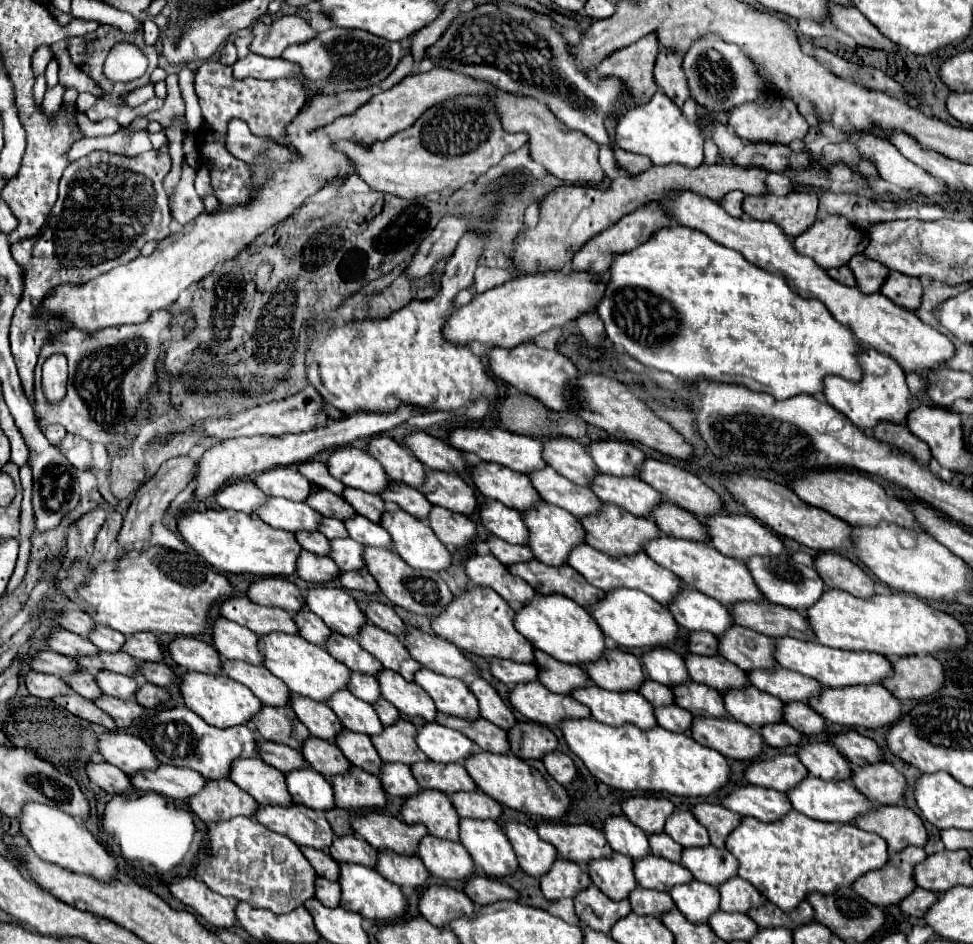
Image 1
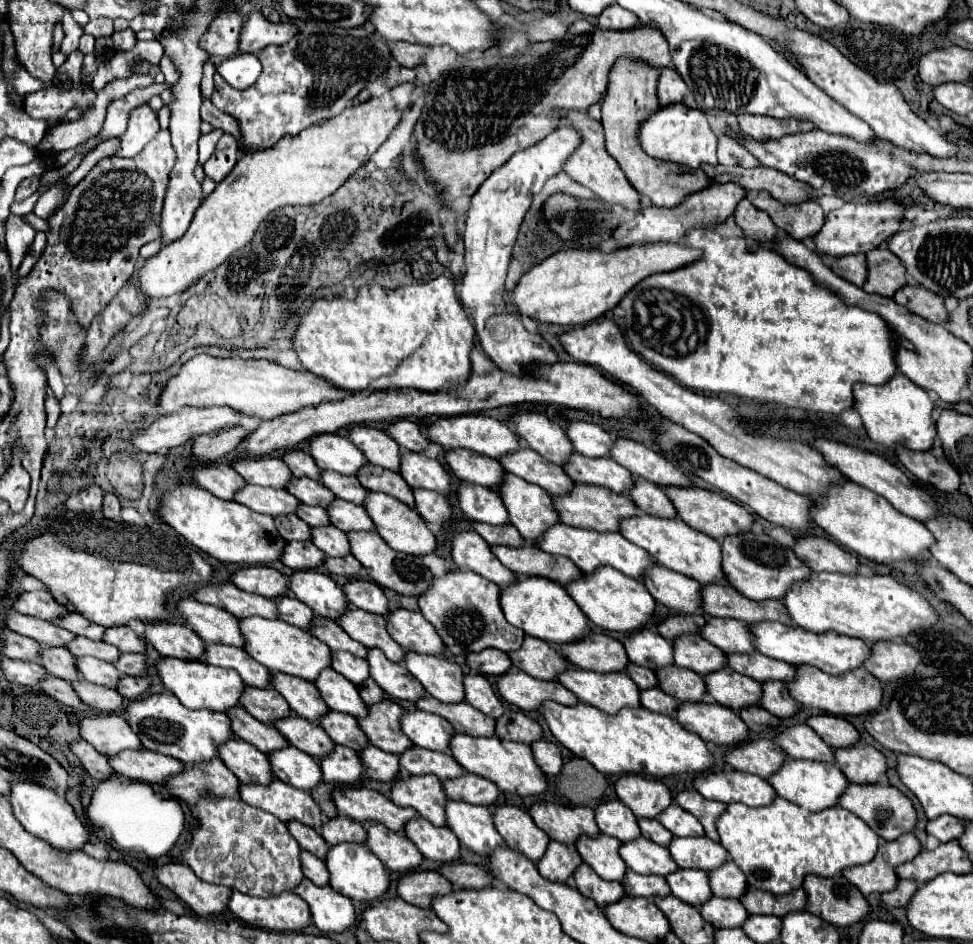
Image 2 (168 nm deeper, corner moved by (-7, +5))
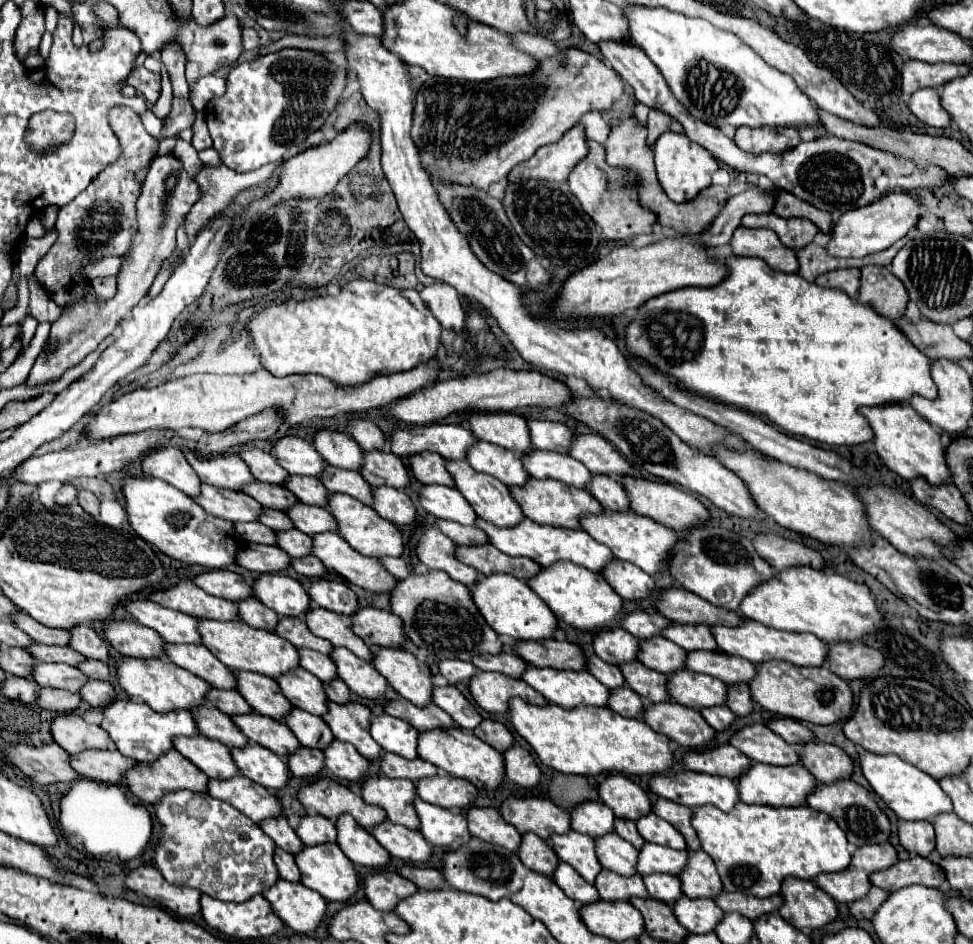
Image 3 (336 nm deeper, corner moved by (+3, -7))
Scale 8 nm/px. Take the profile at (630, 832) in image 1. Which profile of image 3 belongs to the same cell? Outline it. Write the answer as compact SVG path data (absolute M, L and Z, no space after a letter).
M587 801L571 811L571 829L599 839L615 829L615 815L605 803Z

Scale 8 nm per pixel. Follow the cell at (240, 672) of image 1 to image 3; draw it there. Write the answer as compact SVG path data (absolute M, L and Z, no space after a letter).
M165 645L165 657L217 689L237 689L233 671L203 645Z

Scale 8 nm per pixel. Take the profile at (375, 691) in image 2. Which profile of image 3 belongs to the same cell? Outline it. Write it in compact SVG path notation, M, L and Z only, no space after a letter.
M335 679L331 683L325 683L325 689L327 689L327 697L335 703L341 703L341 705L347 705L349 701L353 701L353 693L351 689L345 685L345 681L341 679Z

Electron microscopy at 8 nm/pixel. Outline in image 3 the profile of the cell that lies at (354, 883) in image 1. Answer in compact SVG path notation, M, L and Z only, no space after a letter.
M323 843L315 847L305 847L299 855L295 855L295 861L301 869L301 883L317 893L321 893L327 901L349 901L357 889L359 889L359 873L355 865L345 857L345 853L339 849L337 843Z

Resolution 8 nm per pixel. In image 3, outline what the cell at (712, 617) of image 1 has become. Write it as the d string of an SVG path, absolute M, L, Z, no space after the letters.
M613 559L613 563L603 571L603 577L607 577L609 585L613 585L613 589L627 601L639 601L657 591L653 577L625 561Z

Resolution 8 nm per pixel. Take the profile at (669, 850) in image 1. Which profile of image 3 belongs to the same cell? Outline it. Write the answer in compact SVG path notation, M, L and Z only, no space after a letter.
M615 819L615 833L621 835L625 841L629 841L631 845L635 845L637 849L641 849L645 845L645 839L639 835L637 827L633 821L625 821L625 819Z

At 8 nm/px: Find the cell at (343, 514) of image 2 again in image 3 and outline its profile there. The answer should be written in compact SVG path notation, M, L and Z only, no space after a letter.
M297 503L293 509L287 511L287 515L293 519L295 527L307 535L317 535L327 531L337 533L337 519L325 507Z

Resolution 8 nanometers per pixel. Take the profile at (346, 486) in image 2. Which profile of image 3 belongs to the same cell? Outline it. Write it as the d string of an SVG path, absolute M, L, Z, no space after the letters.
M291 475L289 481L285 481L285 487L291 493L295 493L301 503L319 505L319 507L325 507L329 503L329 495L331 493L315 477L297 477L297 475Z

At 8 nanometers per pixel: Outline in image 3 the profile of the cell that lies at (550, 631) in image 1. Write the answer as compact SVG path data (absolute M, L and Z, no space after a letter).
M481 575L479 581L471 587L473 601L485 621L499 635L509 635L519 641L545 641L551 639L557 631L557 617L547 609L545 601L537 593L511 575Z

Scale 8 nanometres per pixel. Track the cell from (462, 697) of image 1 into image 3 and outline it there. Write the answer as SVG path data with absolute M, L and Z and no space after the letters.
M377 649L373 665L389 685L413 705L423 707L433 701L431 669L413 653L405 649Z

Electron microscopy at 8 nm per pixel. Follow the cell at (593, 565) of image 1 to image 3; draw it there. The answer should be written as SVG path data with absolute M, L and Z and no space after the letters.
M525 517L525 521L521 521L521 525L517 525L517 529L497 529L495 525L489 525L487 521L481 521L481 519L477 519L477 527L481 527L485 533L489 533L491 543L499 551L503 551L511 557L529 557L543 567L551 567L557 561L571 561L589 571L601 573L615 559L613 553L605 545L597 543L589 533L585 533L581 529L557 529L557 527L549 527L549 525L539 525L527 517Z

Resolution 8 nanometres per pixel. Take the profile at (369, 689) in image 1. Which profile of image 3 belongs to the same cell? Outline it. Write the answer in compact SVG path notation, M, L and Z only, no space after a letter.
M301 649L301 667L307 669L309 673L313 673L315 677L319 677L323 683L329 683L333 679L337 679L337 665L333 663L333 659L329 655L311 651L311 649Z

